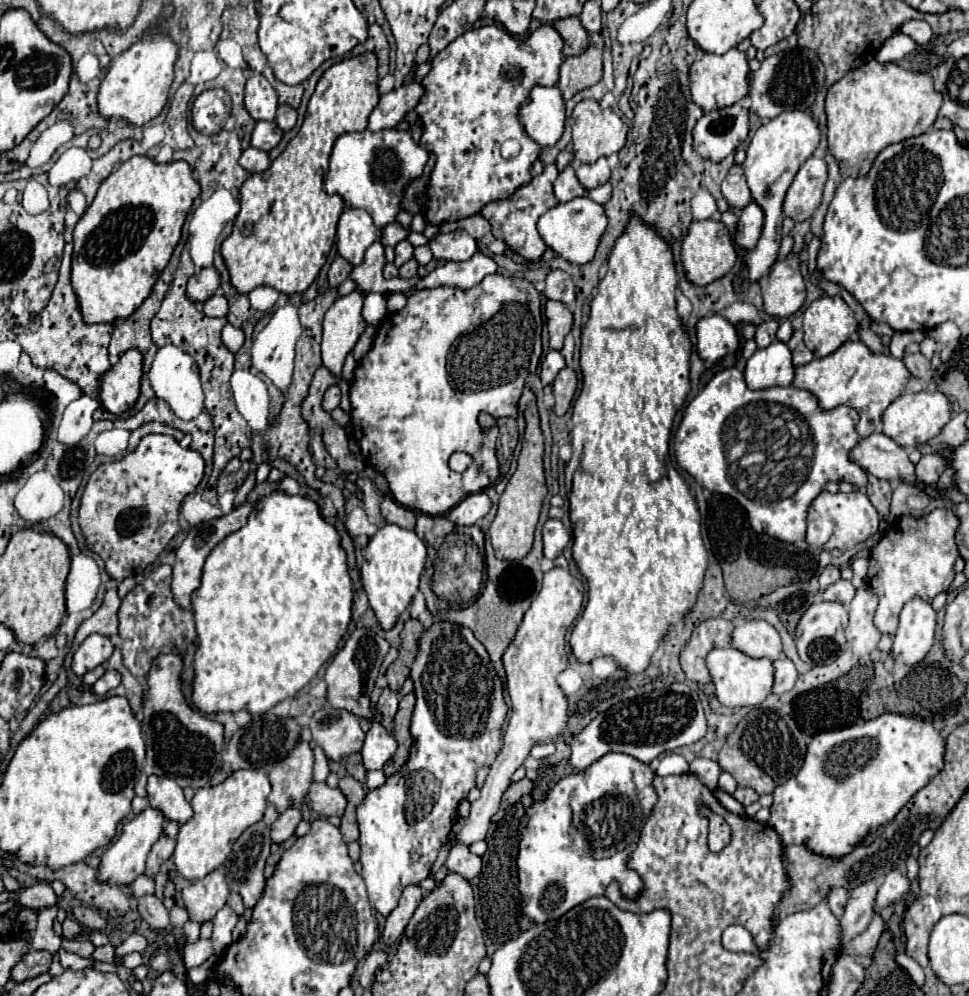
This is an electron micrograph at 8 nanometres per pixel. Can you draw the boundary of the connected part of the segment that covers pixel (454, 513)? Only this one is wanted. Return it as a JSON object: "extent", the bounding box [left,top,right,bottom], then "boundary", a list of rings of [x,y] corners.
{"extent":[447,492,491,526],"boundary":[[[485,492],[469,494],[465,500],[461,500],[453,510],[449,510],[447,518],[455,526],[473,526],[477,520],[481,520],[491,508],[491,500]]]}

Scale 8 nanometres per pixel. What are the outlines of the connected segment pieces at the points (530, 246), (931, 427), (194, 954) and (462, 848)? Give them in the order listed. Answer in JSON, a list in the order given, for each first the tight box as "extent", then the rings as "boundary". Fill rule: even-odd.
[{"extent":[481,164,559,260],"boundary":[[[547,164],[539,176],[535,176],[531,182],[517,188],[511,196],[493,200],[481,210],[481,214],[489,220],[489,224],[493,228],[493,236],[503,240],[511,250],[515,250],[517,254],[521,254],[527,260],[539,260],[543,256],[543,252],[547,250],[535,224],[547,210],[557,206],[557,198],[553,194],[553,182],[555,182],[557,174],[559,172],[557,172],[555,164]]]},{"extent":[883,392,951,448],"boundary":[[[915,392],[915,394],[903,394],[897,400],[893,400],[887,410],[883,412],[883,434],[893,438],[899,446],[911,448],[917,444],[925,444],[933,436],[937,436],[943,426],[951,420],[951,404],[941,392]]]},{"extent":[183,940,215,968],"boundary":[[[199,940],[195,944],[185,944],[183,948],[183,960],[185,960],[185,966],[187,968],[193,968],[193,966],[201,966],[203,962],[207,962],[211,956],[215,956],[215,950],[213,950],[213,940]]]},{"extent":[445,844,481,880],"boundary":[[[455,844],[449,852],[449,858],[445,862],[445,866],[451,870],[451,872],[457,872],[461,874],[463,878],[471,880],[475,878],[479,872],[481,872],[481,858],[471,854],[469,852],[469,846],[465,844]]]}]

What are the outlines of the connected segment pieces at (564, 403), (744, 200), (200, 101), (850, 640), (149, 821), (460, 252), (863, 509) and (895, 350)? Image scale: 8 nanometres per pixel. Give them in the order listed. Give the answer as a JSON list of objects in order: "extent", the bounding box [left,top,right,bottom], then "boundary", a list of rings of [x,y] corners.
[{"extent":[553,368,577,416],"boundary":[[[565,368],[561,370],[561,374],[557,374],[555,382],[553,382],[553,396],[555,396],[555,414],[557,416],[563,416],[569,406],[571,406],[571,400],[577,392],[577,376],[571,368]]]},{"extent":[721,166,751,208],"boundary":[[[733,166],[727,174],[727,178],[721,184],[721,194],[725,196],[725,200],[729,202],[731,208],[745,208],[751,202],[751,192],[743,174],[741,166]]]},{"extent":[191,88,231,134],"boundary":[[[213,88],[201,92],[191,108],[193,126],[203,134],[217,134],[223,130],[231,114],[231,98],[225,90]]]},{"extent":[845,586,881,660],"boundary":[[[871,586],[859,588],[849,604],[849,626],[845,630],[845,638],[857,660],[871,654],[881,638],[879,630],[873,624],[875,608],[877,608],[877,596],[873,594]]]},{"extent":[99,806,165,886],"boundary":[[[147,806],[141,812],[133,812],[123,824],[123,832],[119,840],[111,848],[107,848],[107,852],[103,854],[101,866],[99,866],[99,878],[103,882],[123,886],[123,884],[131,884],[137,876],[141,876],[145,872],[145,860],[147,860],[151,846],[163,834],[163,822],[165,822],[165,816],[153,806]]]},{"extent":[429,230,477,262],"boundary":[[[455,230],[449,234],[437,234],[429,248],[437,262],[463,262],[477,252],[475,238],[465,230]]]},{"extent":[807,490,879,552],"boundary":[[[827,490],[821,492],[811,510],[809,510],[809,522],[807,522],[807,544],[811,552],[821,552],[821,550],[849,550],[861,542],[865,542],[867,538],[871,538],[873,534],[877,534],[879,530],[879,516],[877,510],[873,508],[873,504],[869,502],[869,498],[863,492],[849,492],[849,494],[829,494]]]},{"extent":[889,332,923,360],"boundary":[[[895,332],[891,338],[891,344],[889,344],[889,352],[891,352],[891,356],[901,360],[905,346],[909,342],[921,342],[921,340],[923,340],[921,332]]]}]

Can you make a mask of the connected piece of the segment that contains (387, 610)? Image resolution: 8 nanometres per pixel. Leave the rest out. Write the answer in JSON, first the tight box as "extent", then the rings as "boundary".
{"extent":[361,524,427,630],"boundary":[[[385,524],[383,528],[377,530],[373,538],[369,538],[369,544],[361,552],[361,556],[363,556],[361,578],[371,610],[375,612],[379,628],[391,630],[417,592],[419,576],[425,568],[427,546],[413,530],[399,528],[397,524]]]}

